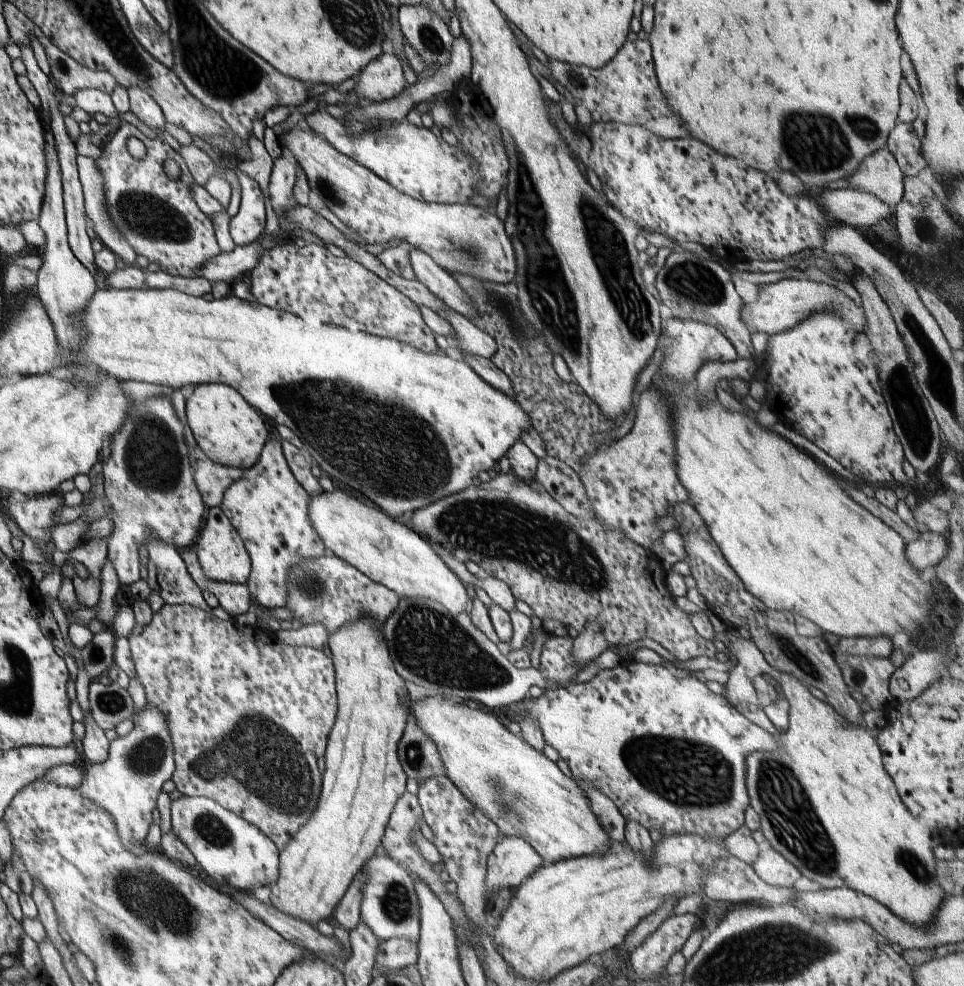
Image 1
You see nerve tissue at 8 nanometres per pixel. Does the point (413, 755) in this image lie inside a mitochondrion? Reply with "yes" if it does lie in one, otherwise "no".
yes

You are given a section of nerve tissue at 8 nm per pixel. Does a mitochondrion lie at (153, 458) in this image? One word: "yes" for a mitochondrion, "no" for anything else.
yes

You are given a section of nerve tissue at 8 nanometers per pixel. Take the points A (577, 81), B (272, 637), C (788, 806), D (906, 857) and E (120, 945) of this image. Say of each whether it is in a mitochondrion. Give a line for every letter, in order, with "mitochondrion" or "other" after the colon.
A: other
B: other
C: mitochondrion
D: mitochondrion
E: mitochondrion

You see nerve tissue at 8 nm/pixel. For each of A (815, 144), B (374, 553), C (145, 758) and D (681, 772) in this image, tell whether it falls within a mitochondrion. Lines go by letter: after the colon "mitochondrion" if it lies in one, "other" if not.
A: mitochondrion
B: other
C: mitochondrion
D: mitochondrion

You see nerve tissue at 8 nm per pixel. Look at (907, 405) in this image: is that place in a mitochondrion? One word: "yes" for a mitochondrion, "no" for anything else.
yes

